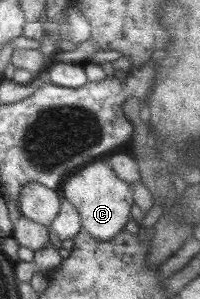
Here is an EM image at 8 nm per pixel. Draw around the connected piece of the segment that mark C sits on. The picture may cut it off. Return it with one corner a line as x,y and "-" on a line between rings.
106,156
96,158
62,181
60,195
76,208
81,219
81,227
88,235
108,241
112,239
130,219
130,207
134,204
129,184
120,181
108,165

